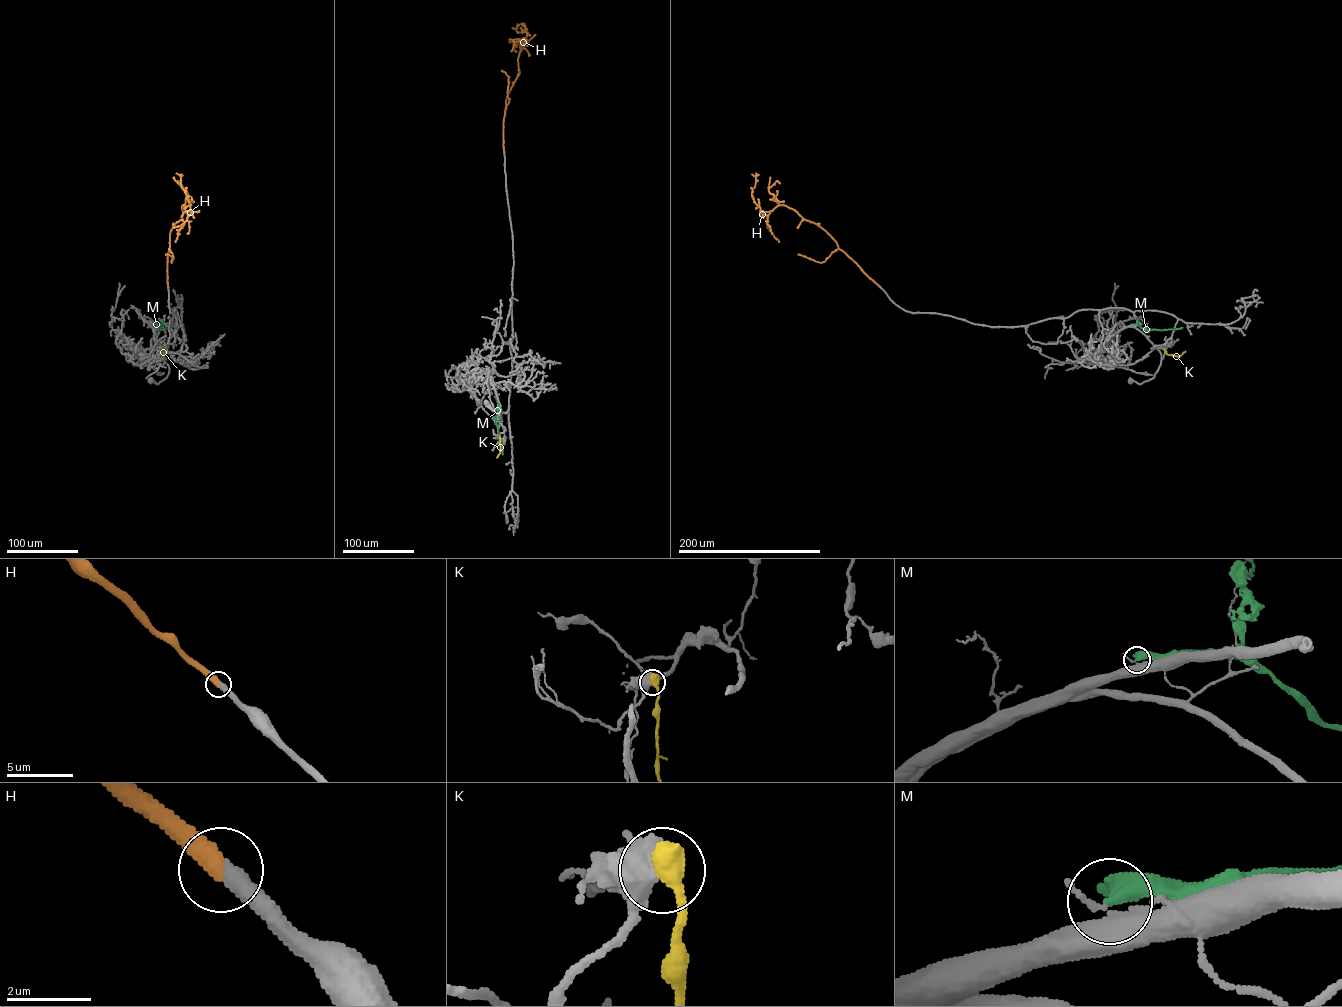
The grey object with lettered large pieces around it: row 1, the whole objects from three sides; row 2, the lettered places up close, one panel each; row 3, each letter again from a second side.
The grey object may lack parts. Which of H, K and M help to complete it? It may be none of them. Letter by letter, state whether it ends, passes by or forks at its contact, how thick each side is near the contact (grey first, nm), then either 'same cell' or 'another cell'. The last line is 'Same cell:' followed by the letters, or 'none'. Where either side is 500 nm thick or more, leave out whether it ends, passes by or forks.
H: it ends there; 480 nm thick on the grey side, 480 nm on the other; same cell
K: 650 nm thick on the grey side, 600 nm on the other; another cell
M: 600 nm thick on the grey side, 500 nm on the other; another cell
Same cell: H

